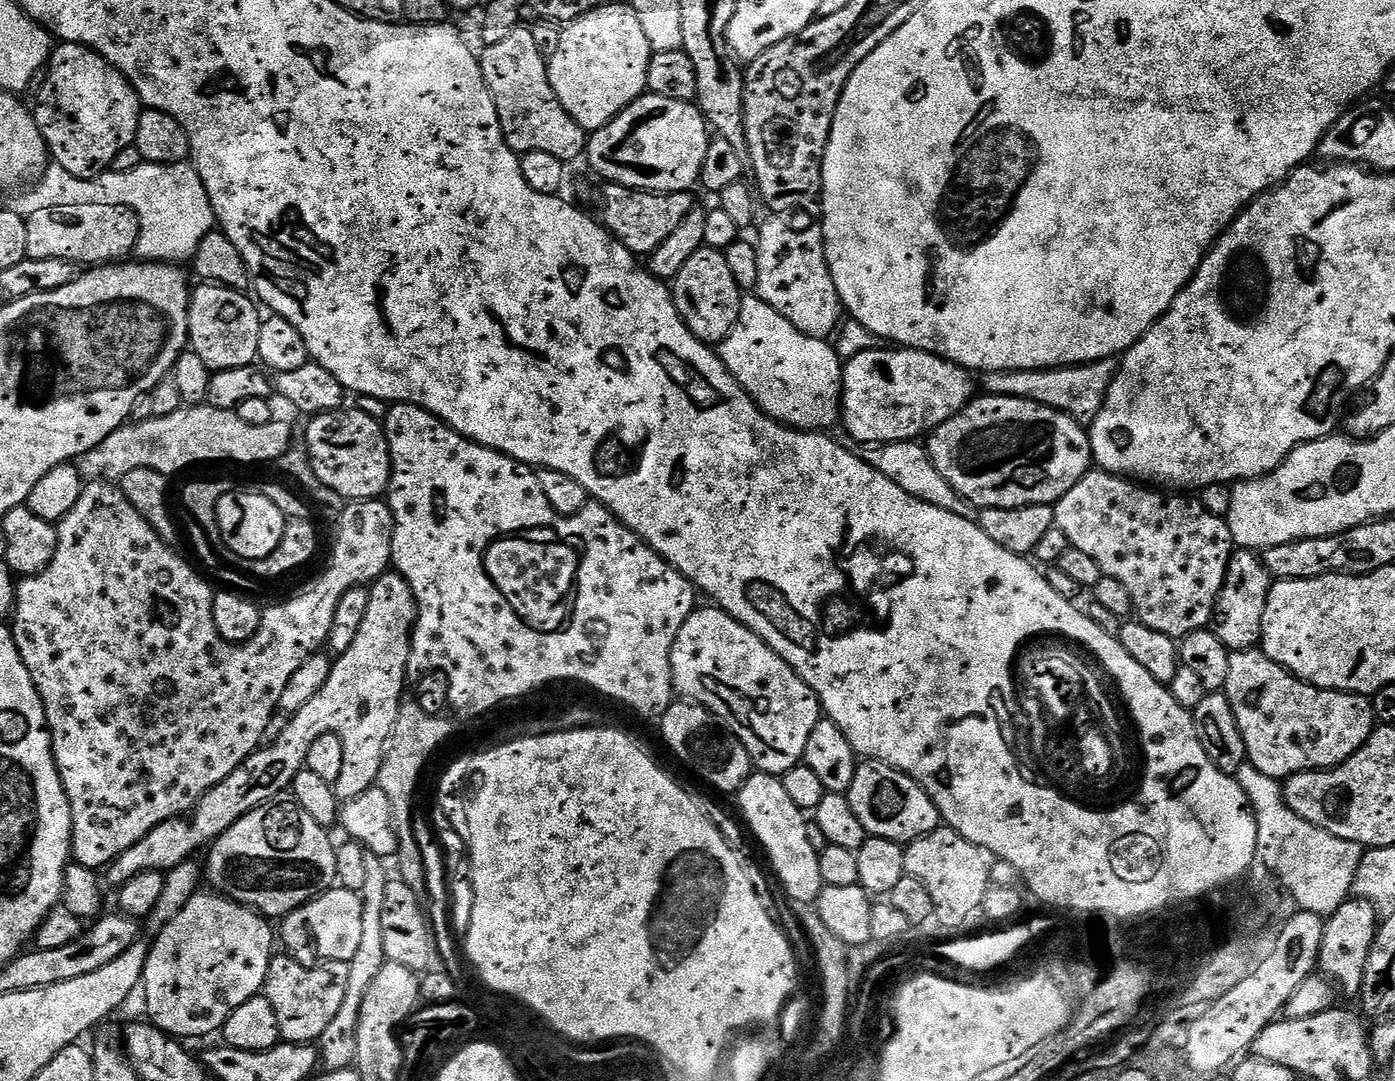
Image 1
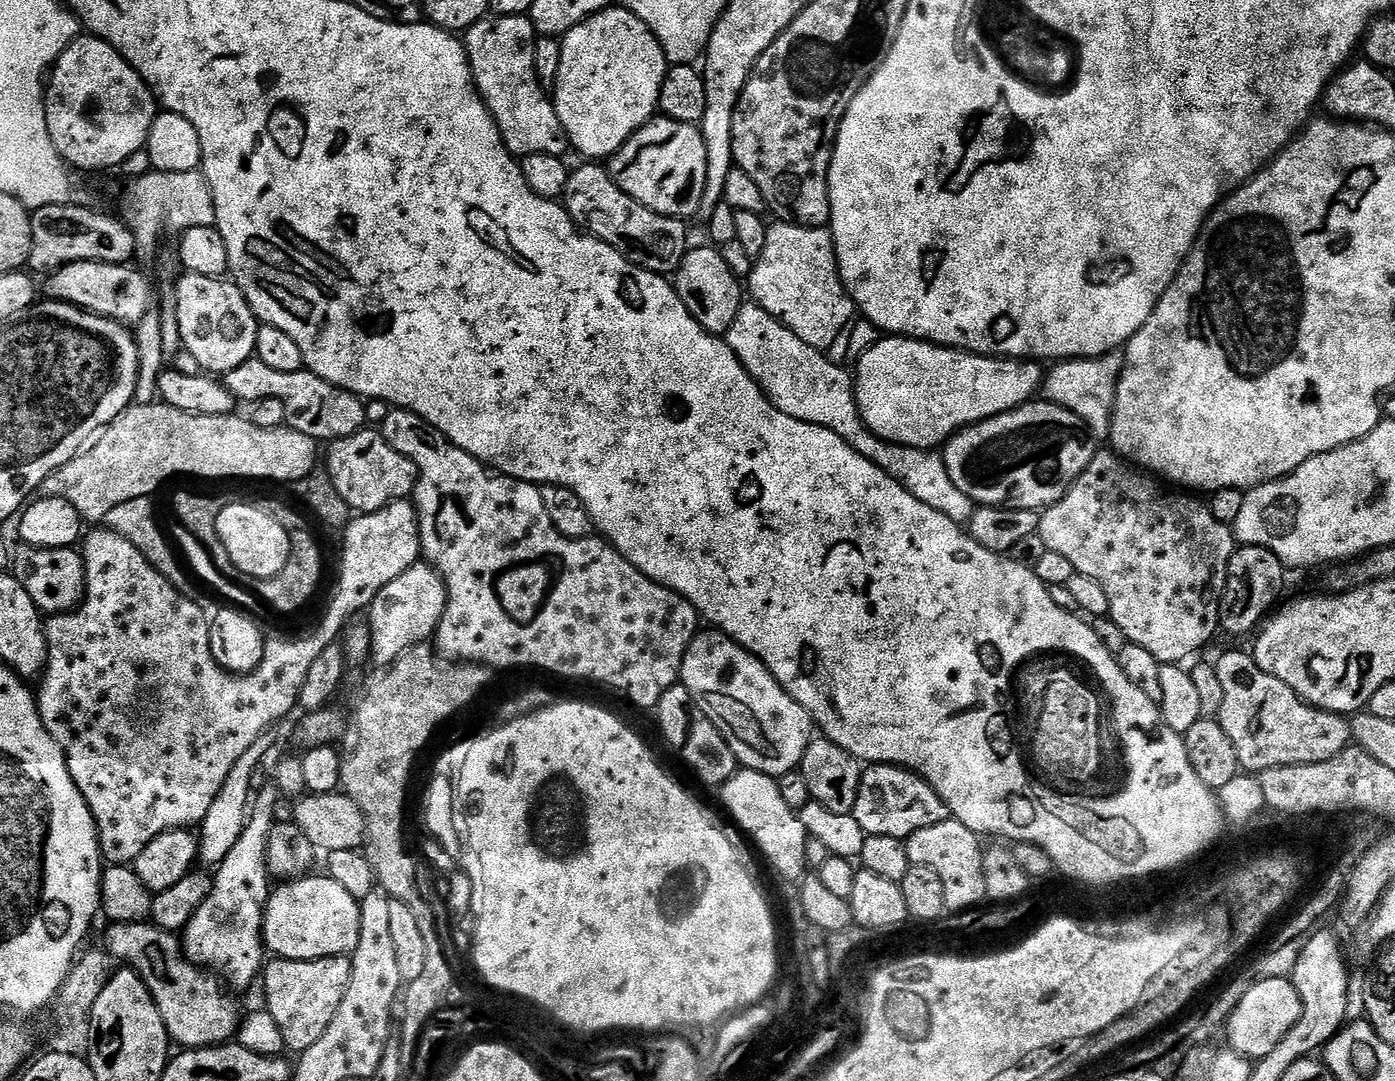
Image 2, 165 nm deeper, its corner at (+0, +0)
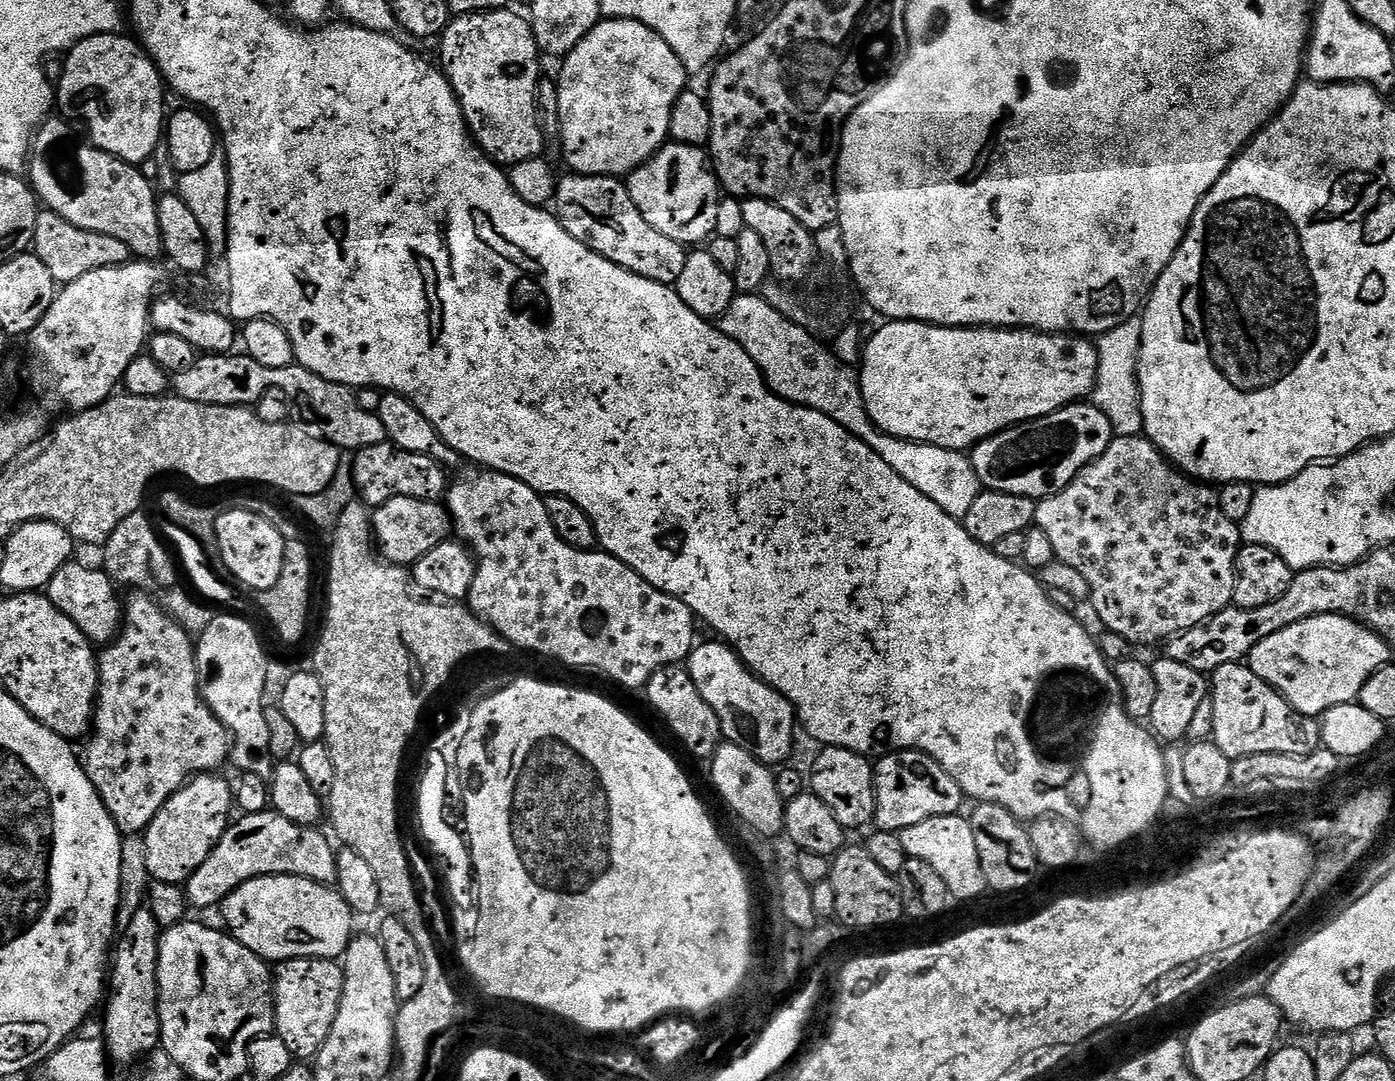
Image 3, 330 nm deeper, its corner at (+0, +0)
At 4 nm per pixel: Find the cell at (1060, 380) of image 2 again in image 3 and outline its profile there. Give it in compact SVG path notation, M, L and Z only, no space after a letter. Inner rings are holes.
M1133 318L1122 322L1114 330L1102 334L1095 341L1097 360L1096 381L1090 393L1090 402L1106 418L1110 418L1110 426L1116 436L1130 438L1143 433L1142 398L1138 382L1138 358L1142 346L1142 326L1140 320Z

